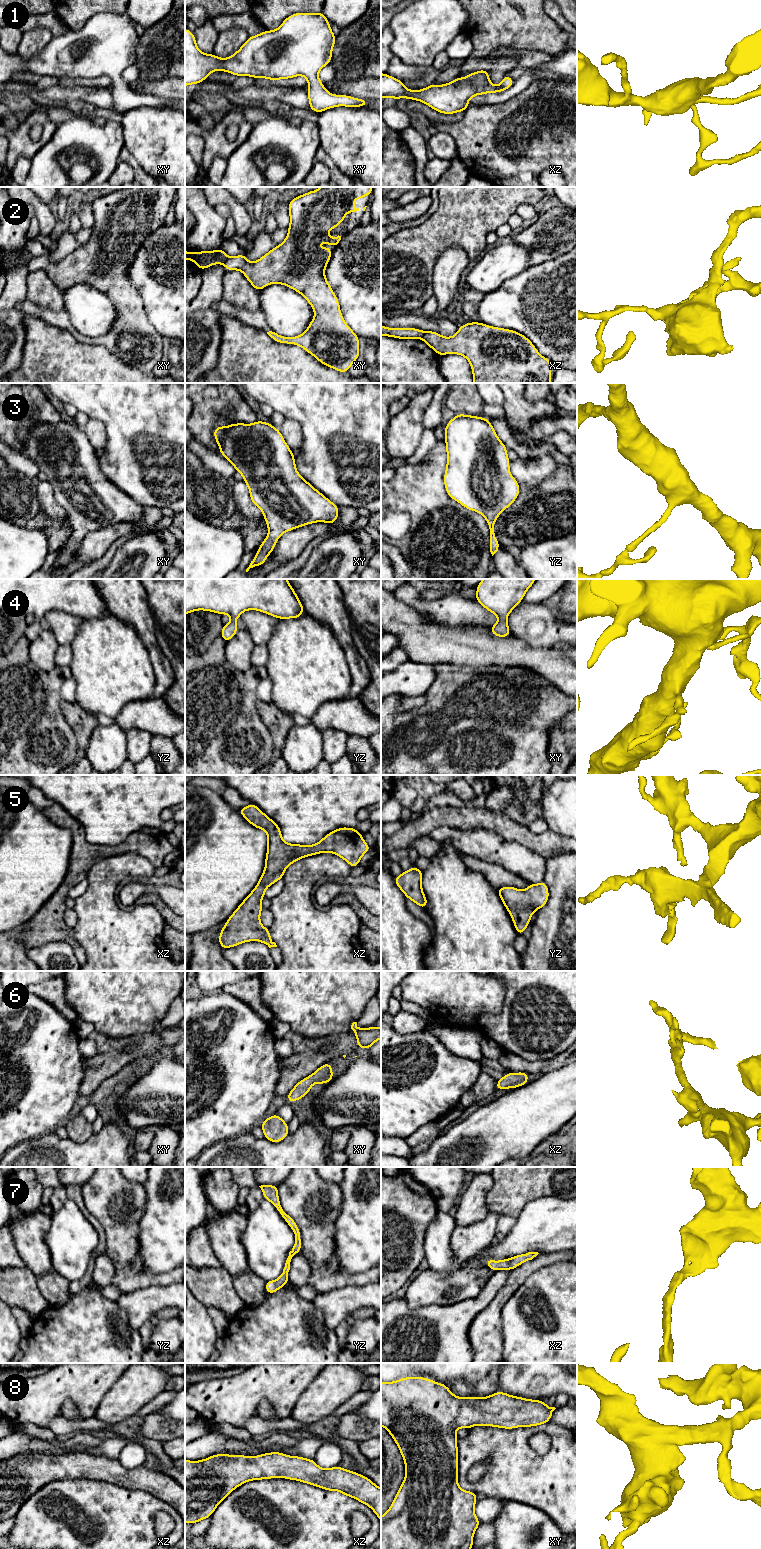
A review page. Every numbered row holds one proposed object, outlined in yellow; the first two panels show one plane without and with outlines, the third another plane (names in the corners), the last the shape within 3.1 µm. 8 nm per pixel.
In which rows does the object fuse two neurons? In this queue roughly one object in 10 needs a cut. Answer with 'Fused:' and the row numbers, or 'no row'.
Fused: 2

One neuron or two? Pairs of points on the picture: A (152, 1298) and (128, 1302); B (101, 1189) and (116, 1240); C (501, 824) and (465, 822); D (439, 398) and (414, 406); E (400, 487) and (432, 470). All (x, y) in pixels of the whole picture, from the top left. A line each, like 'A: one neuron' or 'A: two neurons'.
A: one neuron
B: one neuron
C: one neuron
D: two neurons
E: one neuron

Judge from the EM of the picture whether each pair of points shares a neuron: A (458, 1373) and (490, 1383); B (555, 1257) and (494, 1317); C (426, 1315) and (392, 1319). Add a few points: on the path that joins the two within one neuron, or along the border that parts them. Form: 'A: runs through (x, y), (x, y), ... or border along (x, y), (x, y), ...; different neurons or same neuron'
A: border along (490, 1373), (475, 1383), (465, 1383), (456, 1380); different neurons
B: runs through (536, 1263), (529, 1267), (501, 1298); same neuron
C: runs through (418, 1319), (400, 1319); same neuron

